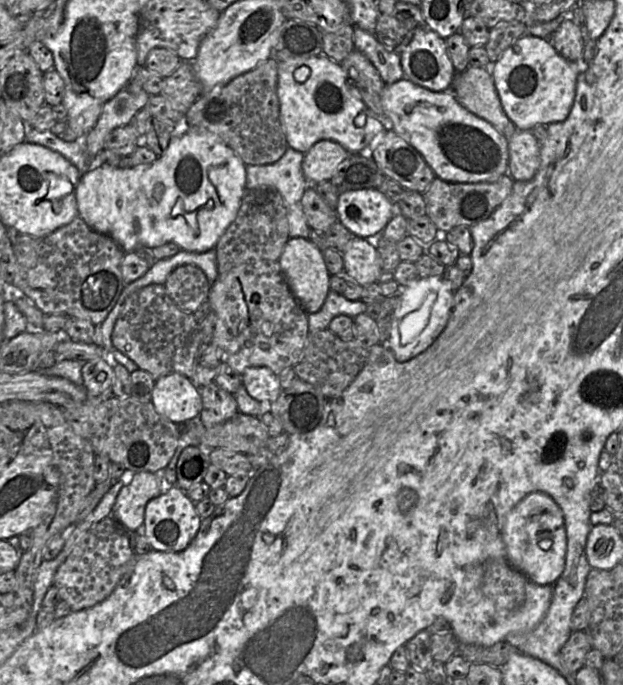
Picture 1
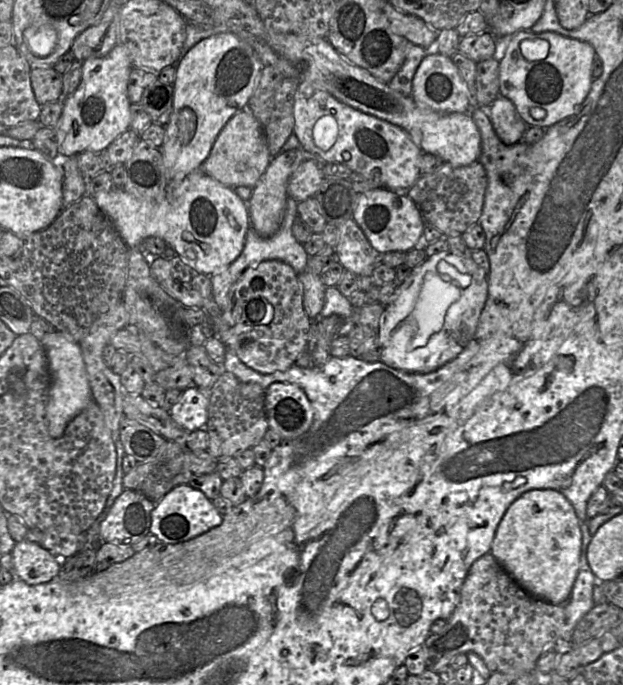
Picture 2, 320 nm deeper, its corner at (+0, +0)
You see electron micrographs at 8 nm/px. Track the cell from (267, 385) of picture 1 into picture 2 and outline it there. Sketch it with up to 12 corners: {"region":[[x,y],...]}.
{"region":[[292,383],[266,389],[269,428],[283,440],[306,433],[312,403]]}

